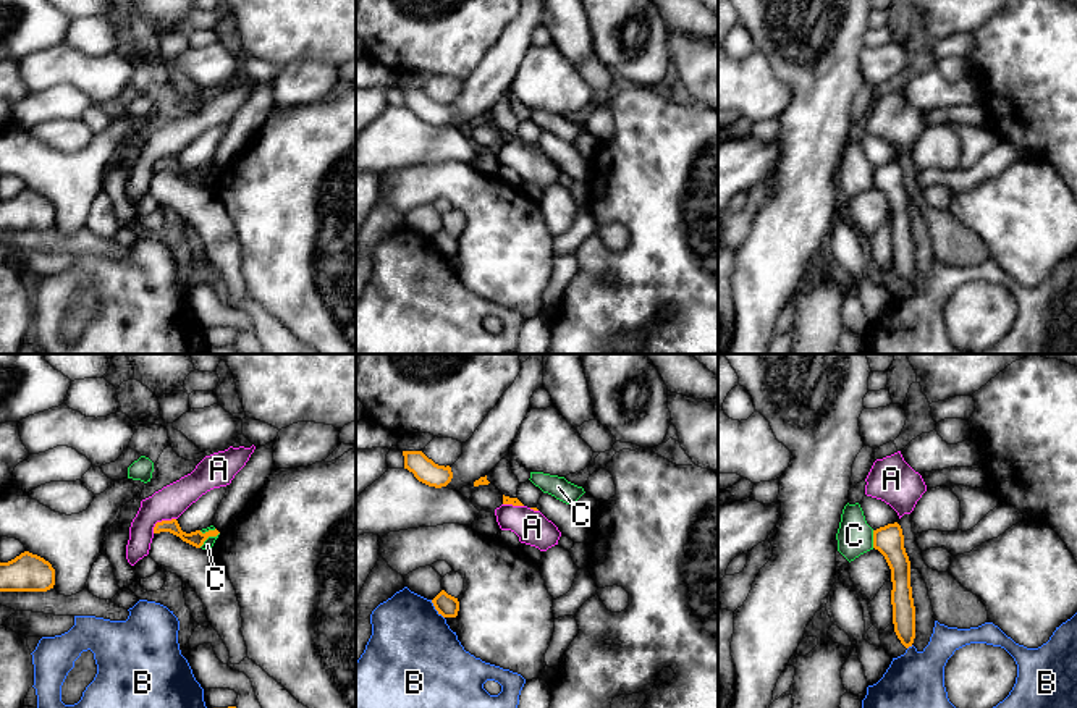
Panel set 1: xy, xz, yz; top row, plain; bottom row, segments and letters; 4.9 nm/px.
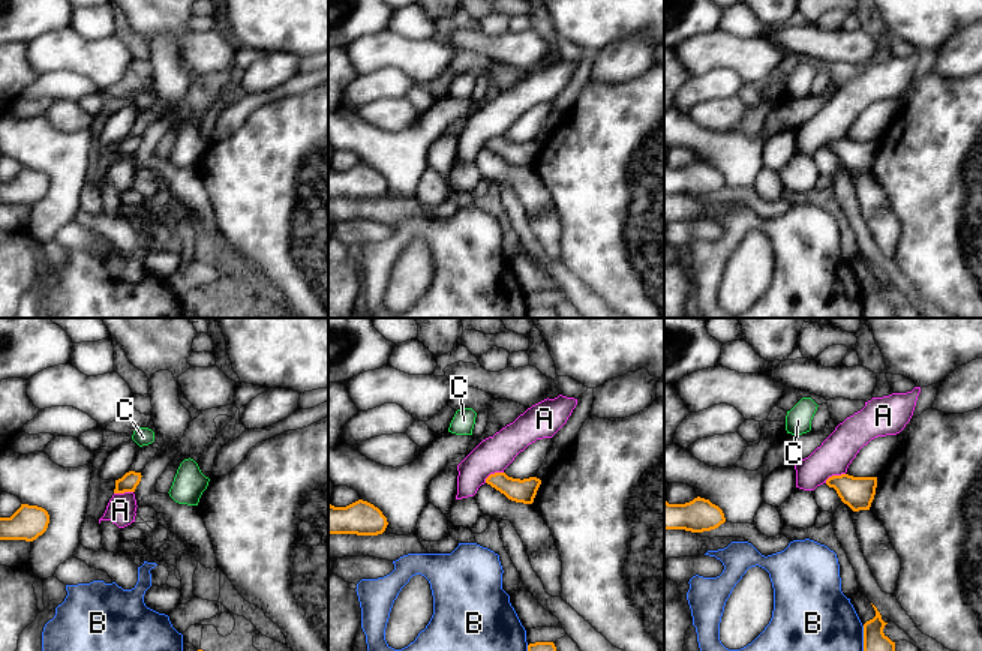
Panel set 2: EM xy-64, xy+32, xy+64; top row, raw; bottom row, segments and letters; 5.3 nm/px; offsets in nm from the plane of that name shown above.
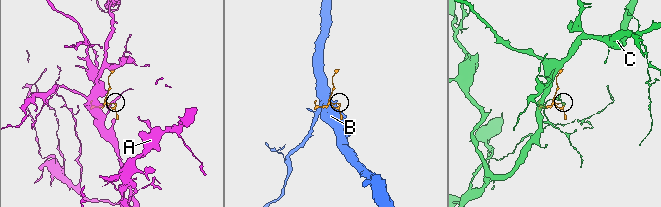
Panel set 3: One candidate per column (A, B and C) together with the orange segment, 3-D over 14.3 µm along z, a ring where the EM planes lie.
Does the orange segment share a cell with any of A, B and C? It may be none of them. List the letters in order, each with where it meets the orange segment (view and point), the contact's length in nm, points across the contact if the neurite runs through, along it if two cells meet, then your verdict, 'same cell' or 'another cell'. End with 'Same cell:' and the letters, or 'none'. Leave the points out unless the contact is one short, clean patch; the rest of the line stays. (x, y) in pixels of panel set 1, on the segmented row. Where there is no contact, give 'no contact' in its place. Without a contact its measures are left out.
A: meets orange in xy at (162, 521); contact 140 nm long; border along xy (175, 518), (159, 521), (152, 532); another cell
B: meets orange in xz at (435, 608); contact 120 nm long; another cell
C: meets orange in yz at (874, 539); contact 90 nm long; another cell
Same cell: none

